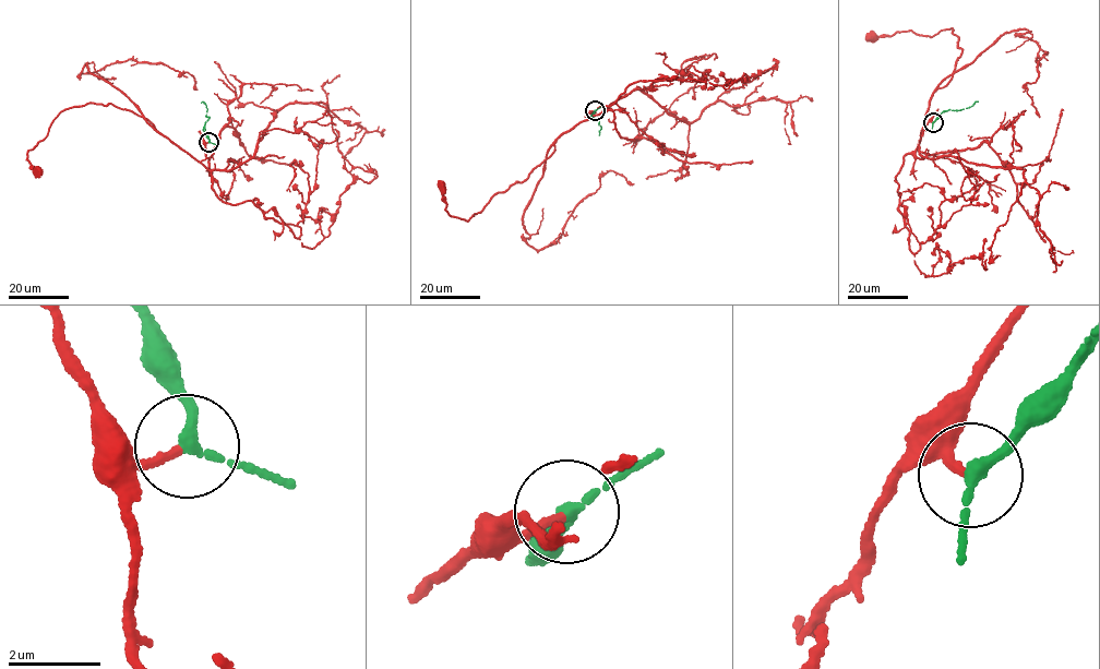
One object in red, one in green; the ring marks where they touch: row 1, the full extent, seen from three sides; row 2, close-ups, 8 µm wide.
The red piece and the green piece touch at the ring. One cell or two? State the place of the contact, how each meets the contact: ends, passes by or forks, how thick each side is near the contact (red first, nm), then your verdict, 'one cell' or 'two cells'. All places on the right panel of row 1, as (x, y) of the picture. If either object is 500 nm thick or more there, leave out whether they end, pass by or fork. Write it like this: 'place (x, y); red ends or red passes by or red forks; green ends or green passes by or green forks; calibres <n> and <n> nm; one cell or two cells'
place (933, 122); red ends; green passes by; calibres 160 and 220 nm; one cell

